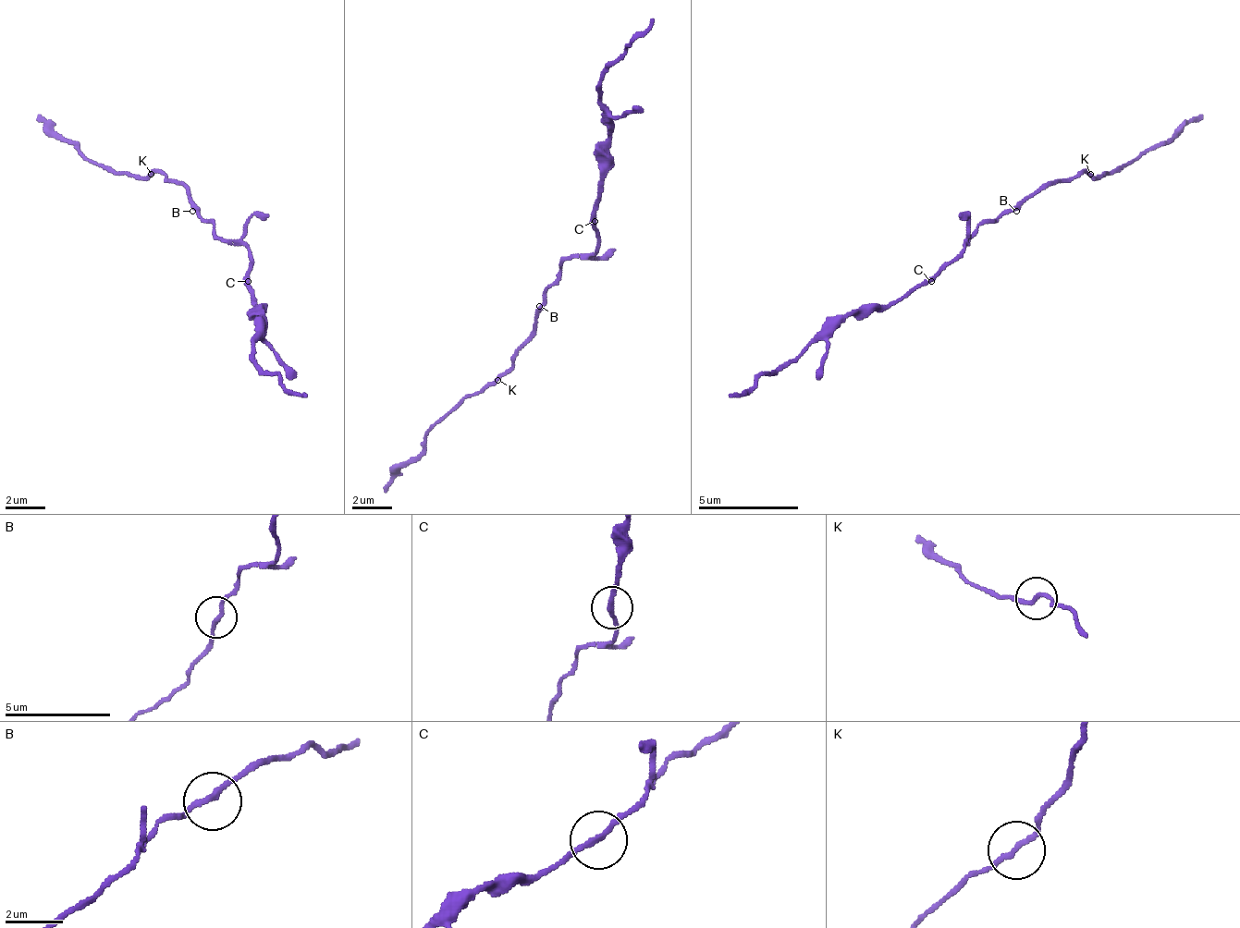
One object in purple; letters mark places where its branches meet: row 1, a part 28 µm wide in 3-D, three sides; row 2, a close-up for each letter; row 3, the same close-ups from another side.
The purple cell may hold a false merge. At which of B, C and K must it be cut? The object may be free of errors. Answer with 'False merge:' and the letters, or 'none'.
False merge: none

